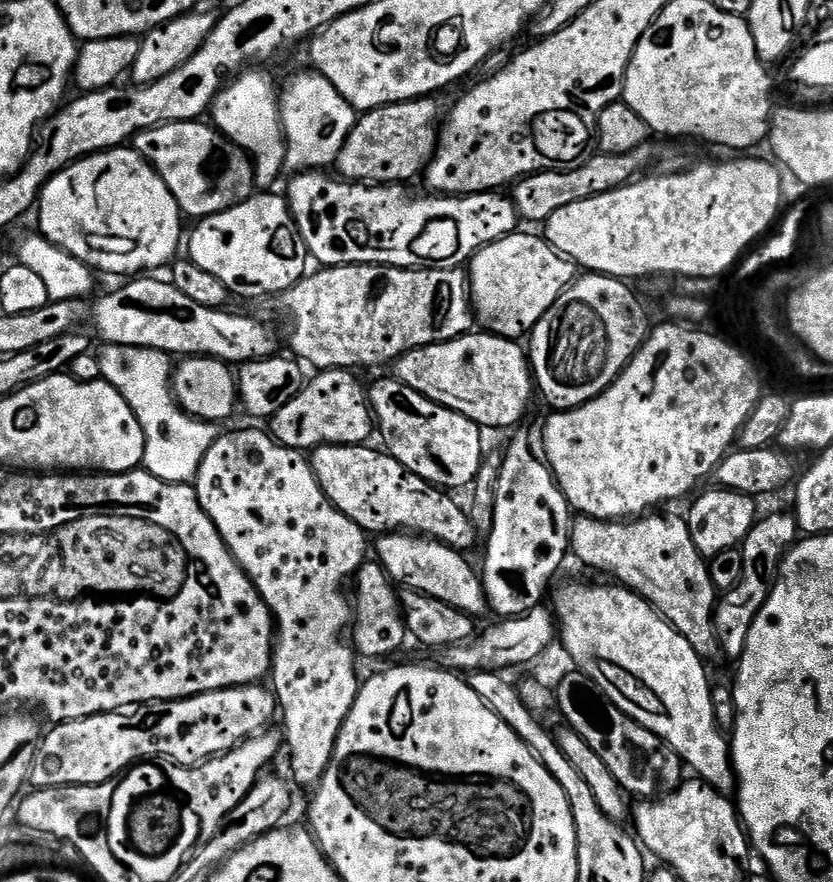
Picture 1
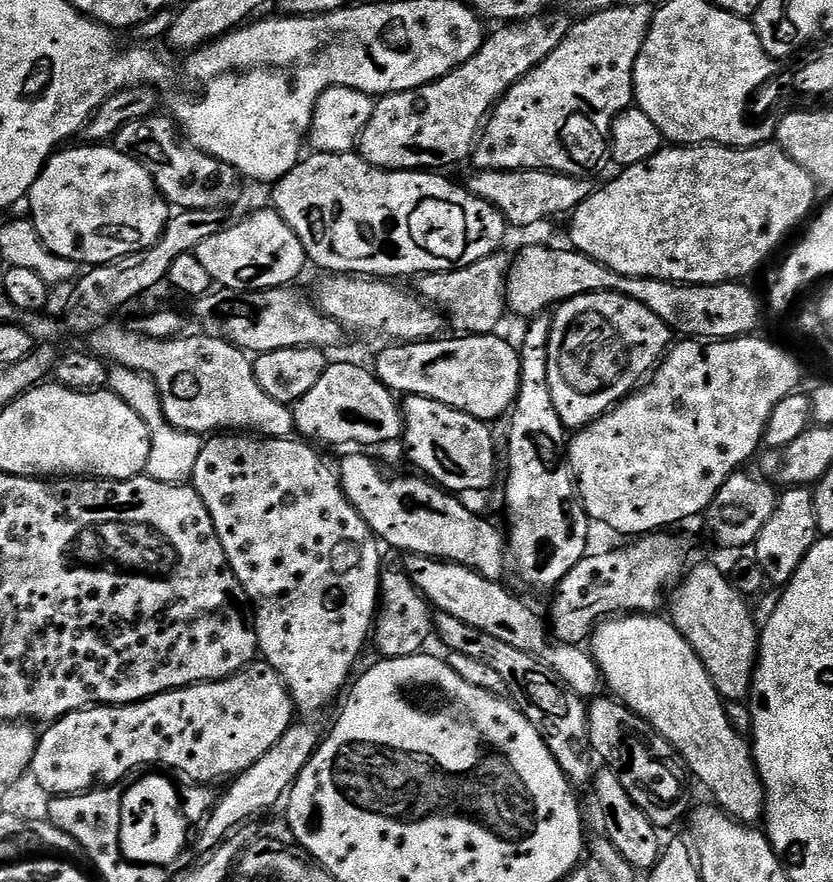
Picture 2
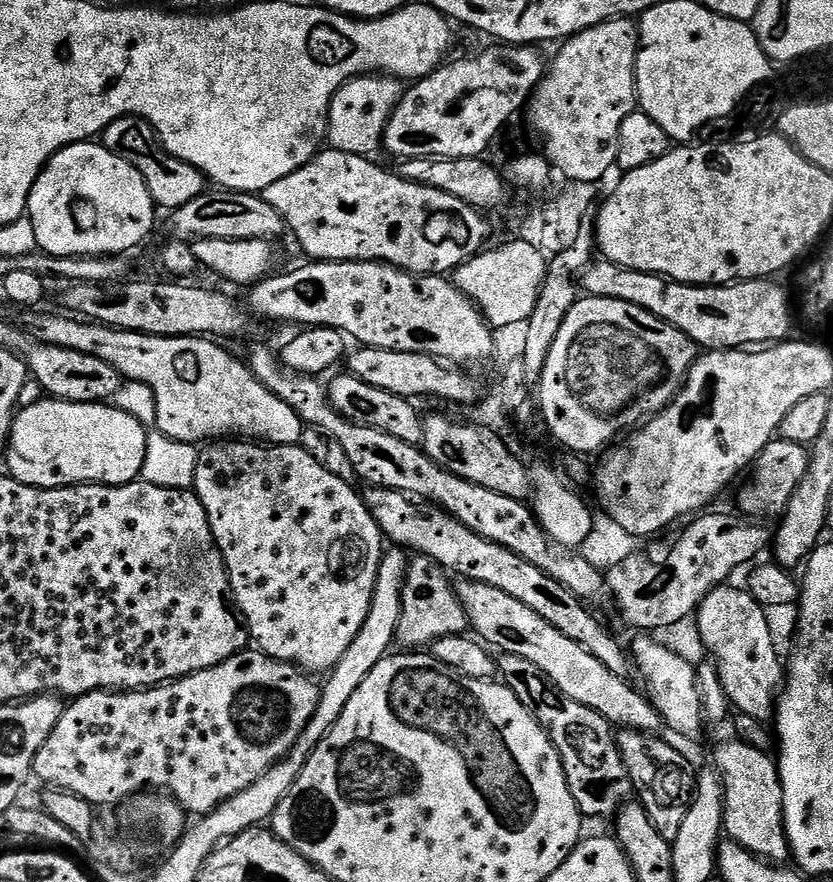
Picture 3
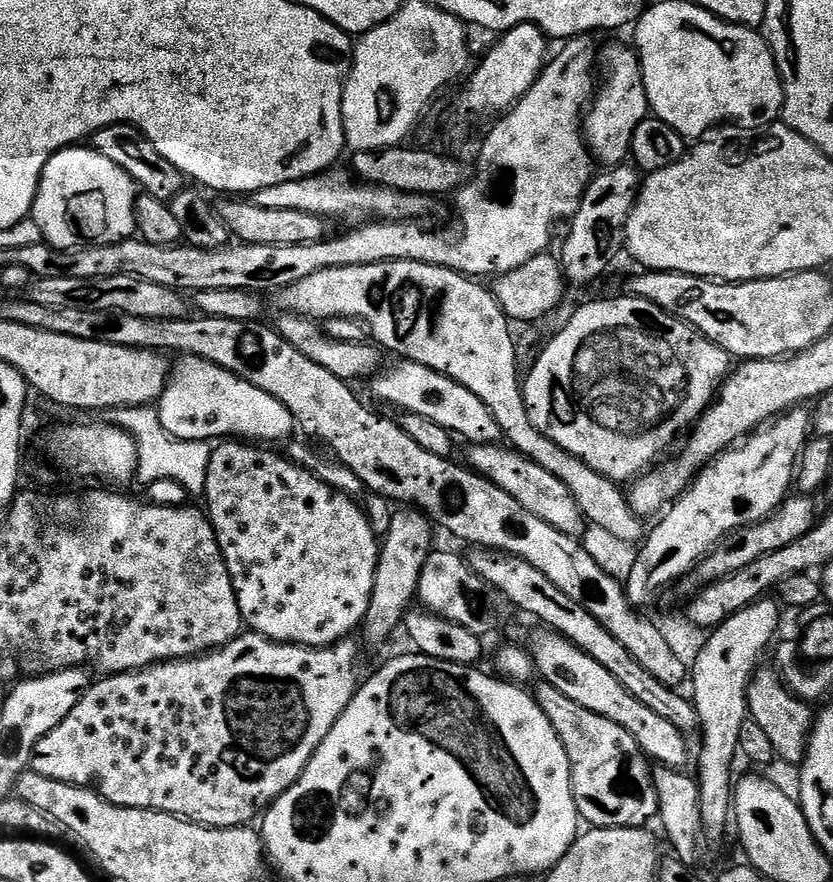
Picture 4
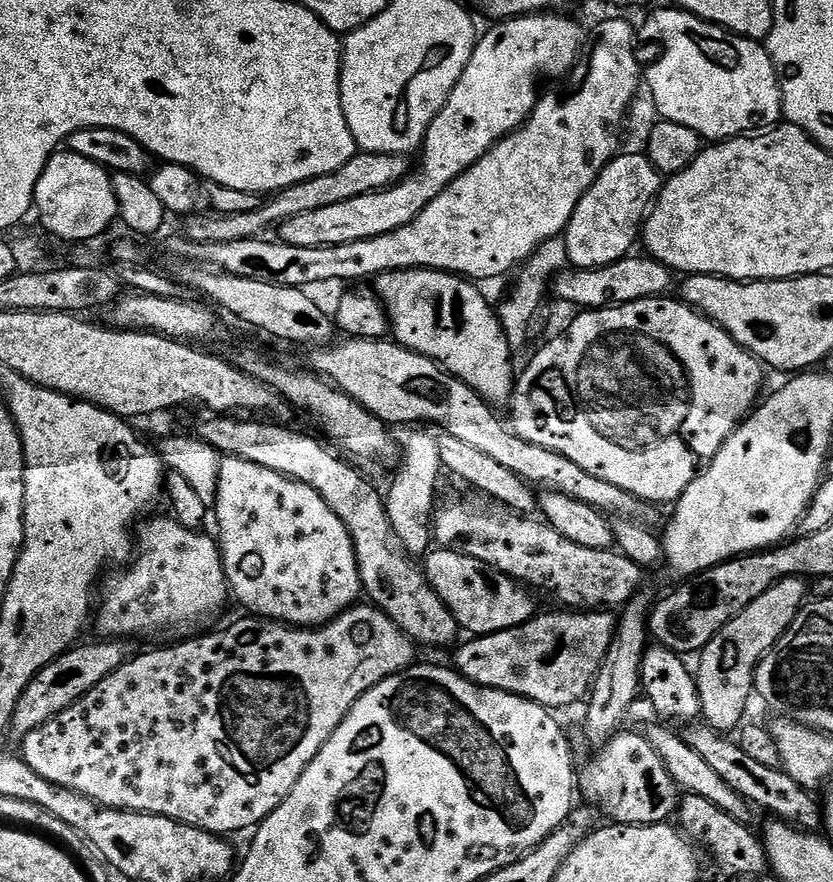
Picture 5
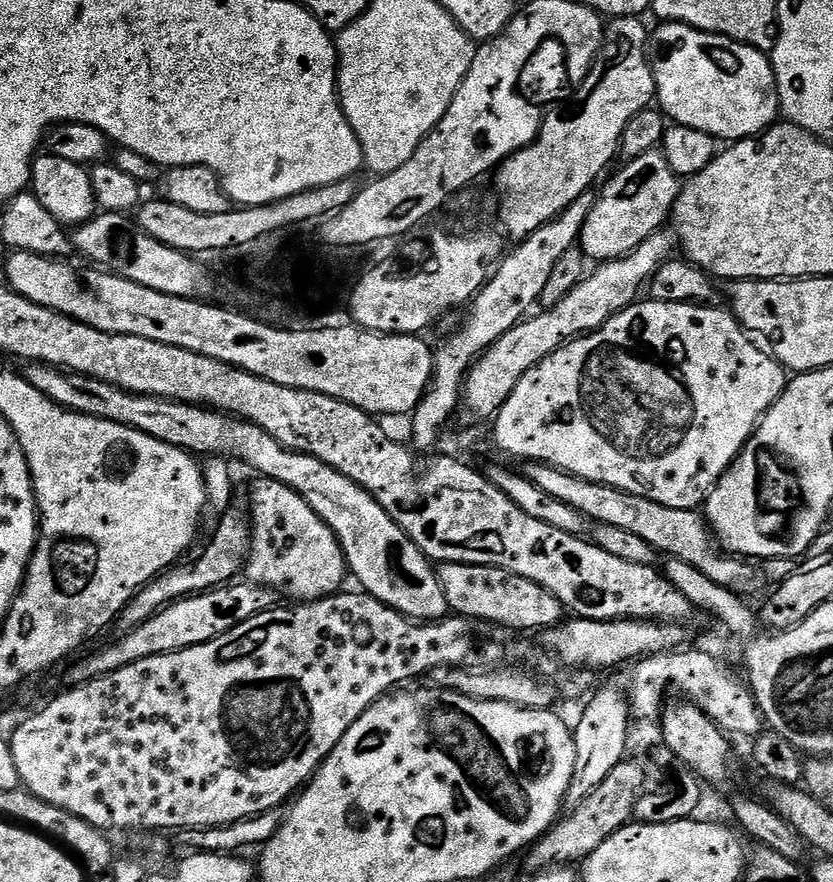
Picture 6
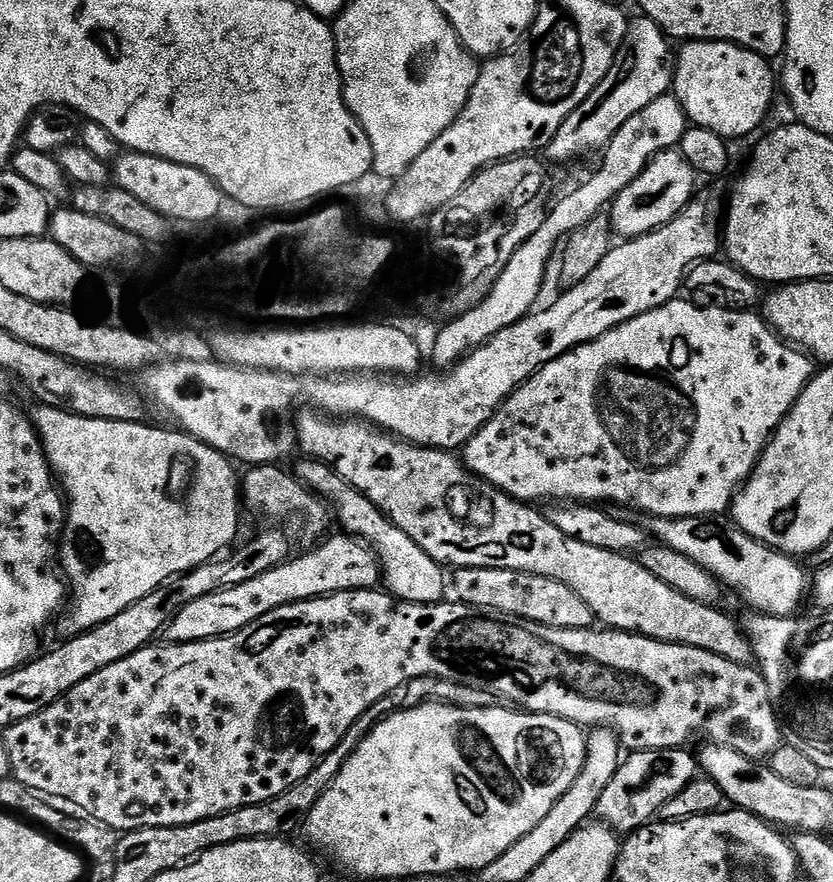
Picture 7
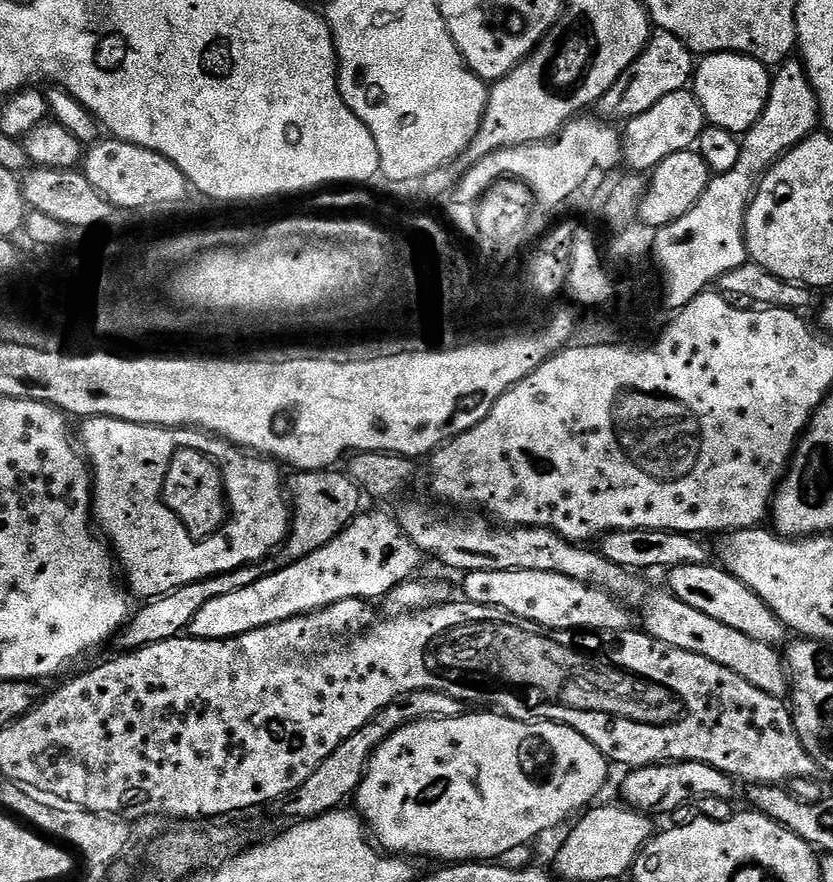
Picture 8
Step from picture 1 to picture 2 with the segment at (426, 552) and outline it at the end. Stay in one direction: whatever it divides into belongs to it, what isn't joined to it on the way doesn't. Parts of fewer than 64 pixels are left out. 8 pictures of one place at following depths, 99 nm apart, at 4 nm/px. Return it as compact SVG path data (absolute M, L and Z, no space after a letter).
M412 556L409 561L406 571L416 589L431 603L433 609L450 614L454 618L462 618L466 626L486 630L486 634L493 638L498 638L523 652L531 652L537 658L542 657L543 663L577 696L592 698L599 693L596 691L602 688L600 667L591 655L583 647L575 644L552 642L548 648L550 636L545 625L543 628L539 618L518 597L511 596L503 588L503 583L488 580L482 574L461 564L431 560L429 556Z

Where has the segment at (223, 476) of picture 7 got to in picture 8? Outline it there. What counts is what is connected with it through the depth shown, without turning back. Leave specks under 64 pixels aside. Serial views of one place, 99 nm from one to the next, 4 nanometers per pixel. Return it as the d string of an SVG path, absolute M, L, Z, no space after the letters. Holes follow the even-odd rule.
M94 416L85 419L81 424L84 425L78 428L78 440L85 457L94 469L94 499L92 501L94 520L99 531L106 537L113 553L118 557L123 579L126 584L126 579L128 579L127 587L133 597L166 596L174 590L185 588L199 580L233 572L247 564L259 564L267 561L269 559L267 556L275 548L277 551L288 539L290 500L286 495L286 476L284 480L283 474L280 473L281 465L277 461L237 448L221 436L213 436L211 432L194 428L158 428L155 424L135 424L113 416ZM176 444L194 444L202 450L210 450L212 456L224 462L224 468L228 472L226 478L230 482L230 496L236 508L236 518L226 528L226 532L222 532L212 542L202 544L202 546L196 546L190 542L190 538L184 532L184 520L180 518L176 510L170 510L164 502L162 472L166 472L168 456Z

